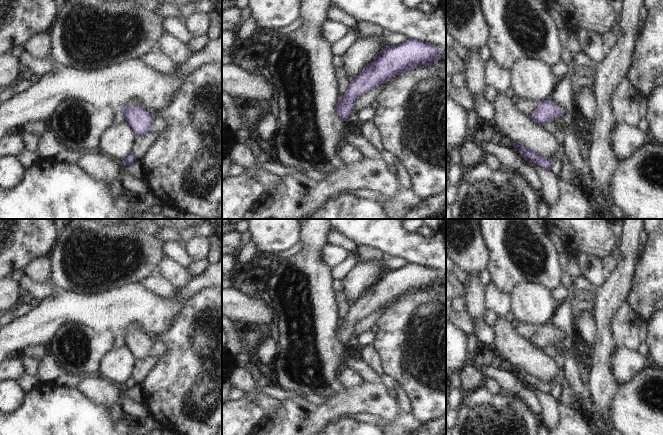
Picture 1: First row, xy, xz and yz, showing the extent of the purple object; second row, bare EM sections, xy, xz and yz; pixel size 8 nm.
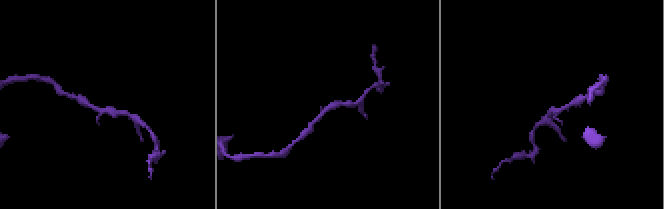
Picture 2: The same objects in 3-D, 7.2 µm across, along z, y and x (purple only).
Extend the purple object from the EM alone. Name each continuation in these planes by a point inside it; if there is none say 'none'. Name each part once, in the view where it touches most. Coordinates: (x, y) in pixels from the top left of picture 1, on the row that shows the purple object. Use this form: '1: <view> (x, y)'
none

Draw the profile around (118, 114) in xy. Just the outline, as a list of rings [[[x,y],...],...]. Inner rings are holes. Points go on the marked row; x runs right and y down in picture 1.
[[[119,105],[117,107],[113,107],[113,116],[112,116],[112,125],[117,125],[119,123],[122,123],[125,121],[124,118],[124,111],[125,107],[124,105]]]

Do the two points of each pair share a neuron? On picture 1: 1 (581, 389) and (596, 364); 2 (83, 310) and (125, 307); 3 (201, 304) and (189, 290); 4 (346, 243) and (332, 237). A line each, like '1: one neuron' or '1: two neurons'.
1: two neurons
2: one neuron
3: two neurons
4: one neuron

